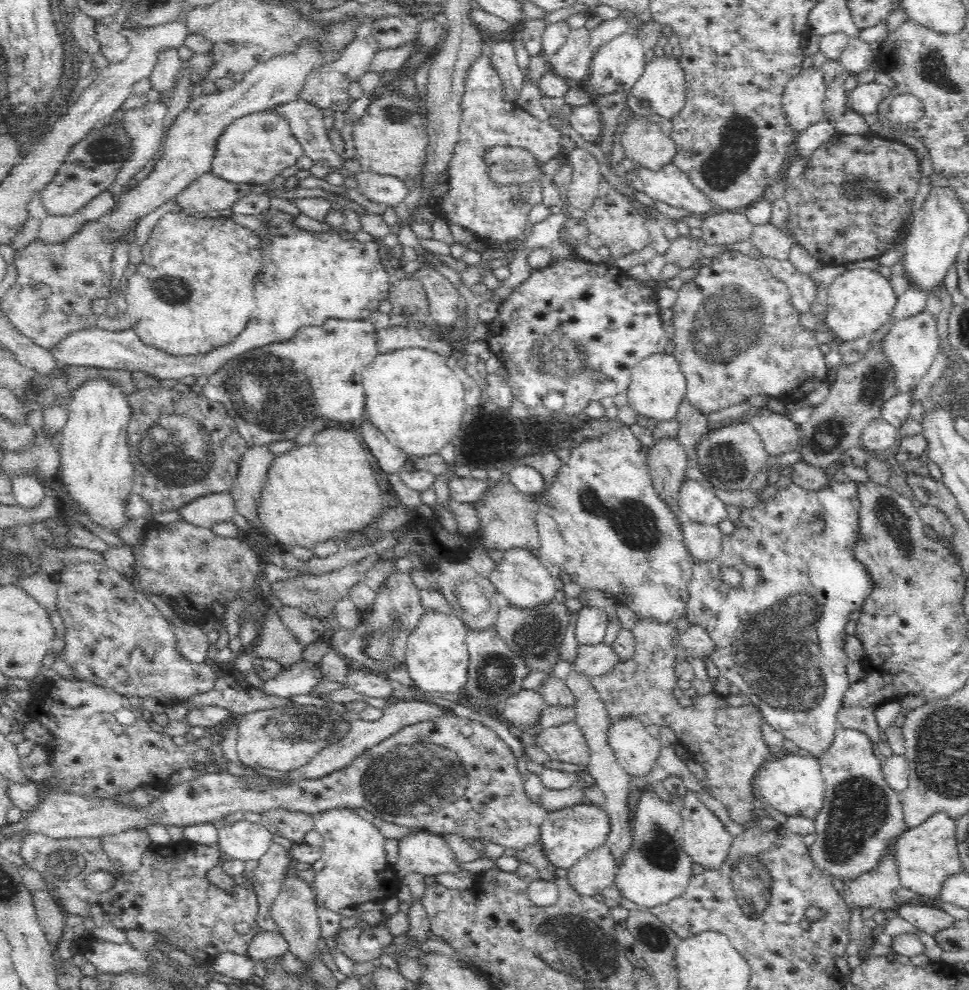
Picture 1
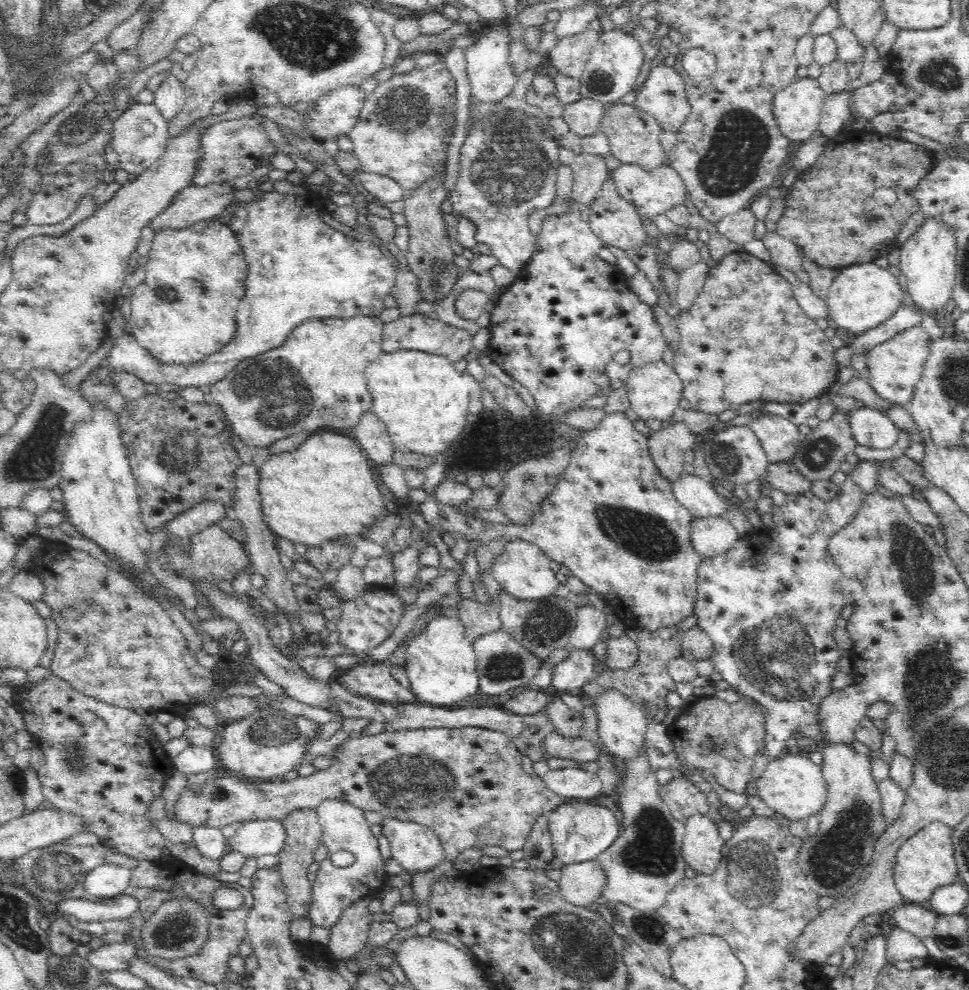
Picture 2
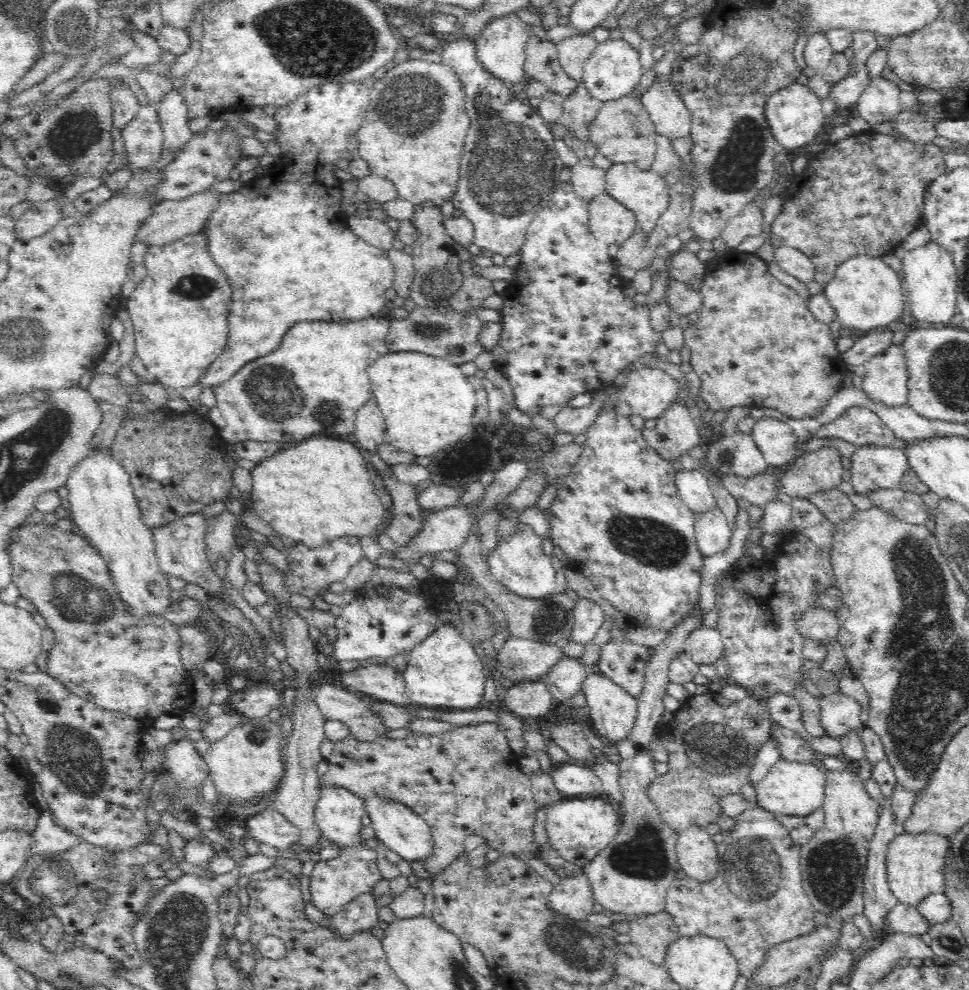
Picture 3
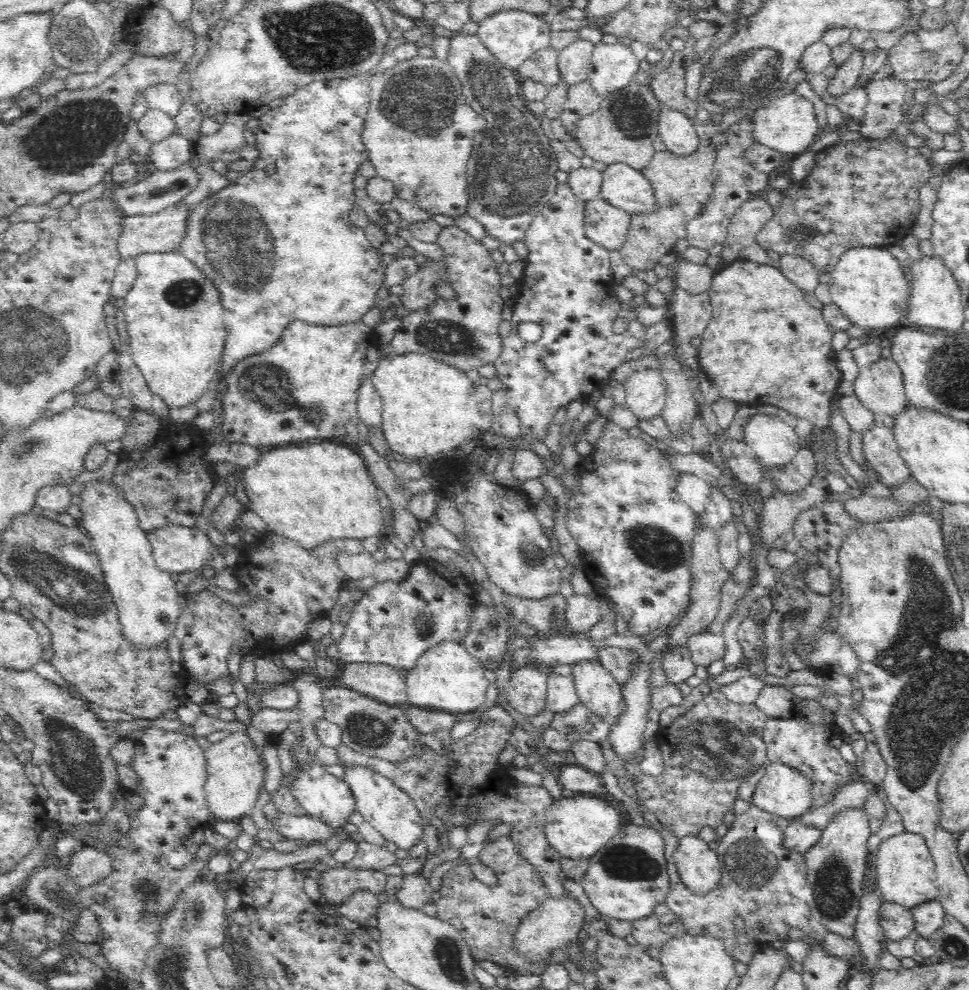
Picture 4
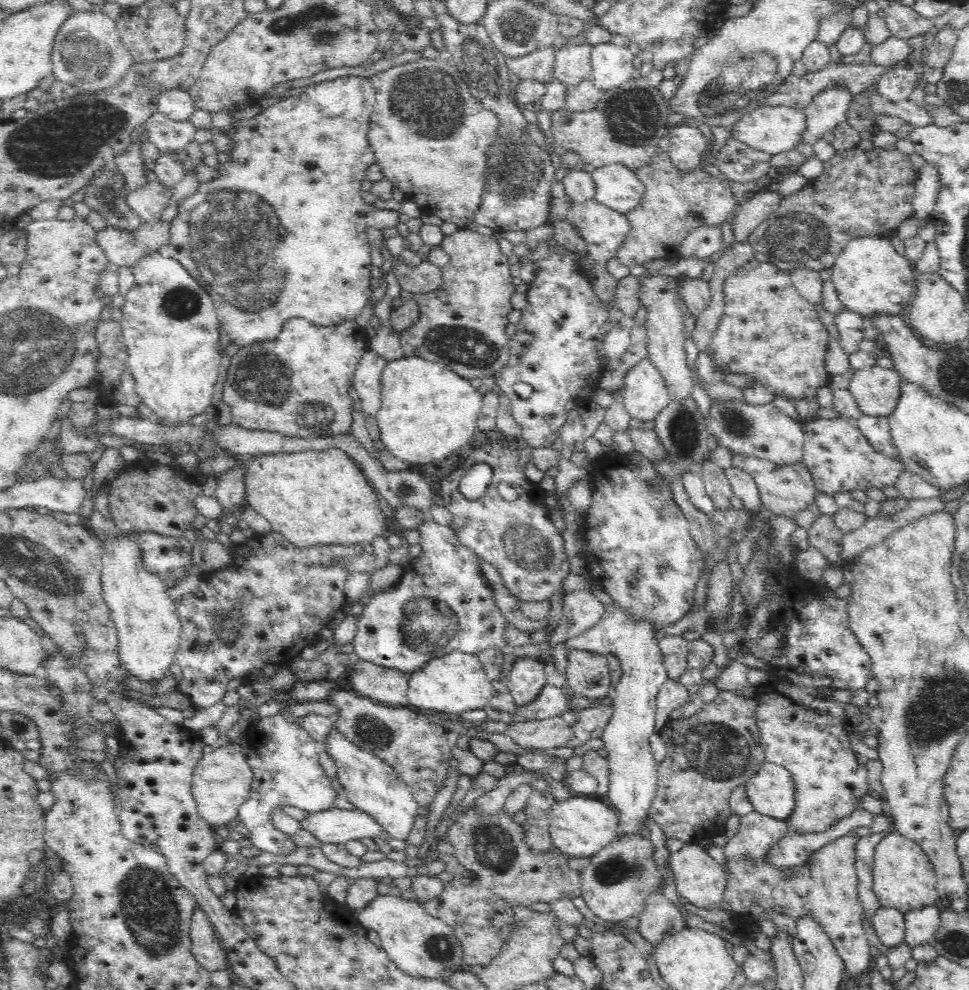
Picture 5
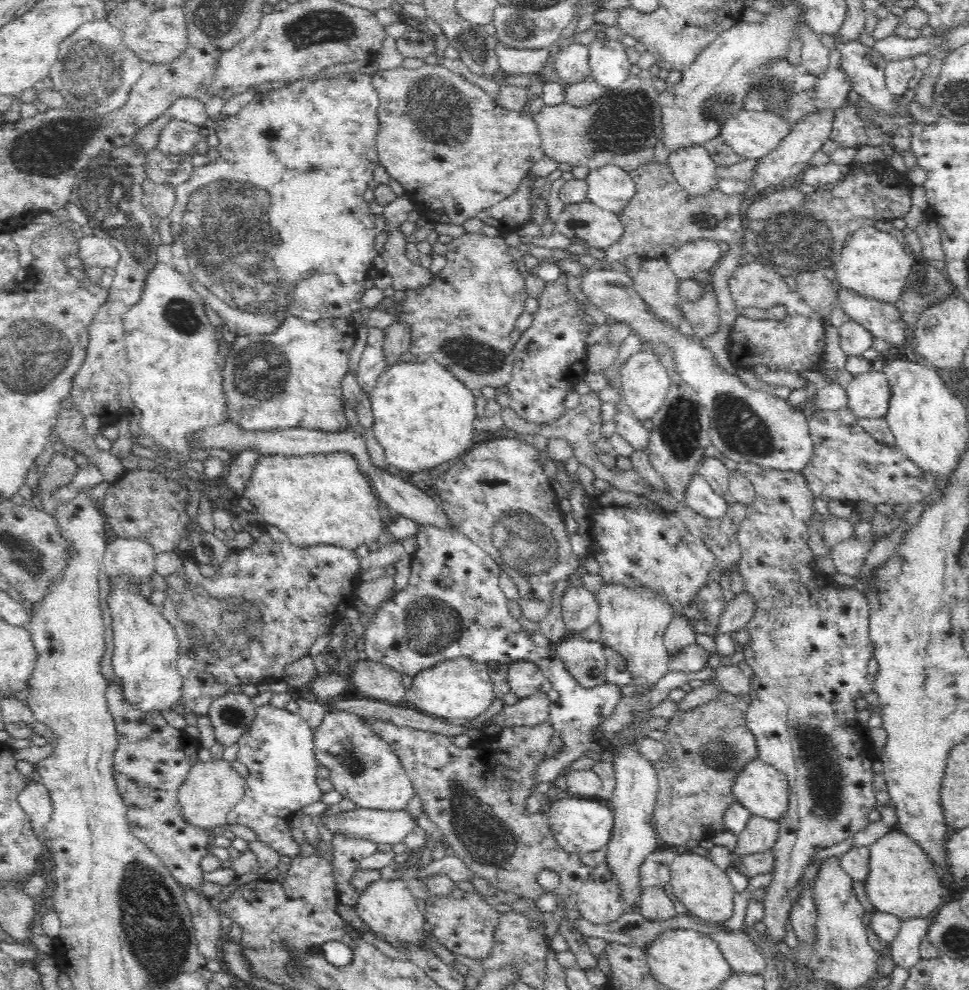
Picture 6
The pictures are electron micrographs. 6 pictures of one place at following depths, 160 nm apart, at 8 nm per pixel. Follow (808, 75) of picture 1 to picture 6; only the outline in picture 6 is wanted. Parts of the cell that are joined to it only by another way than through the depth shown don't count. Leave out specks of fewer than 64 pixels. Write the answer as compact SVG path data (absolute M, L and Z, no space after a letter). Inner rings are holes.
M746 109L731 117L720 135L738 155L760 159L774 152L794 126L773 110Z

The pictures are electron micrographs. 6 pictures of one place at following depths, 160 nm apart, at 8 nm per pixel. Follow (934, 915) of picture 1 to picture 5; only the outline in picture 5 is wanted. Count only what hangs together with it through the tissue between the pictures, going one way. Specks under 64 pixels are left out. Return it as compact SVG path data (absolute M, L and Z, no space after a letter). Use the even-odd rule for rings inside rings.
M880 907L872 918L878 940L887 947L899 946L905 942L906 919L904 913L894 907Z

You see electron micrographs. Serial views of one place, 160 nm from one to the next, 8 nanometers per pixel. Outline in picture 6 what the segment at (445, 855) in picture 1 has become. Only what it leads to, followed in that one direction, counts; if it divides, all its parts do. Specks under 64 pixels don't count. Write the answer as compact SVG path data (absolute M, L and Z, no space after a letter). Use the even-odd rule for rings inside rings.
M328 710L322 726L314 729L314 753L318 762L330 769L334 789L360 808L406 811L414 798L414 786L398 758L363 724L360 715Z

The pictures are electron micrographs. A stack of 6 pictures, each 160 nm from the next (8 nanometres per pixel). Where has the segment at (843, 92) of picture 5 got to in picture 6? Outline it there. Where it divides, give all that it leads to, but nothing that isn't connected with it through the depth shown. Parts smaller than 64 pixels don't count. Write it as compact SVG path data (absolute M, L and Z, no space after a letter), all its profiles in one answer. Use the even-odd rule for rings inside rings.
M827 108L811 112L804 116L802 120L792 129L792 132L782 140L780 146L768 156L758 159L752 174L753 178L747 182L755 191L761 193L768 187L779 188L782 184L798 174L809 166L808 162L812 155L821 150L822 145L830 138L833 129L833 123L836 117L836 109Z

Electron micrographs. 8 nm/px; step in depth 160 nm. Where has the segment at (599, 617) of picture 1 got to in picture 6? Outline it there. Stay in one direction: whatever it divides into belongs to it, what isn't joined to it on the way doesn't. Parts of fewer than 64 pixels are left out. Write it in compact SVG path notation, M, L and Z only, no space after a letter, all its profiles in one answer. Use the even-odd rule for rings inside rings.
M570 585L561 598L562 616L566 624L565 630L574 636L583 635L591 624L596 624L599 617L600 604L596 595L586 587Z

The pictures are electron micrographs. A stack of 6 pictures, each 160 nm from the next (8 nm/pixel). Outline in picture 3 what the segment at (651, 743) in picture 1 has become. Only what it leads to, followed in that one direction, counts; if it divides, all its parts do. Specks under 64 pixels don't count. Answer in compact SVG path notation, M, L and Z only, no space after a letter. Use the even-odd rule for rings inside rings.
M589 672L584 684L581 687L587 700L590 717L588 719L592 729L598 736L604 736L606 740L612 740L616 745L626 740L634 730L636 716L638 714L637 698L628 694L621 686L614 684L612 680L602 676L596 676Z

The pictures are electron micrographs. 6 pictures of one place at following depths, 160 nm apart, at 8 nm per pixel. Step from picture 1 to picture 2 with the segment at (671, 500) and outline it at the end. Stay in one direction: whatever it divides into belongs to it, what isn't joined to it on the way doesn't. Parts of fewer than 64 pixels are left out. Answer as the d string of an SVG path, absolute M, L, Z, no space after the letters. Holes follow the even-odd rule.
M667 421L662 428L650 433L649 454L662 478L673 484L685 474L684 454L696 440L700 440L700 436L685 424L667 424Z

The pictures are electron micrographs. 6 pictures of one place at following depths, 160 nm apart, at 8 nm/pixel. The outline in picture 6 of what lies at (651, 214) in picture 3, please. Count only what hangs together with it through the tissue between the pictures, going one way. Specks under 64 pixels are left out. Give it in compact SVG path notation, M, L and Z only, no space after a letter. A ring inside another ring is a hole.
M618 165L589 169L587 199L596 206L619 213L634 198L636 185L630 173Z

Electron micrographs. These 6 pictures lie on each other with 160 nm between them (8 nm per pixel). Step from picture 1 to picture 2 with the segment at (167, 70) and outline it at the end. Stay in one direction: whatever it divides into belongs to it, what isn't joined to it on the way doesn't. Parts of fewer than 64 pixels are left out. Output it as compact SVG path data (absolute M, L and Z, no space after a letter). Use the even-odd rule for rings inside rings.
M171 71L162 79L160 86L155 90L153 103L160 109L160 113L167 118L168 122L184 106L184 85Z

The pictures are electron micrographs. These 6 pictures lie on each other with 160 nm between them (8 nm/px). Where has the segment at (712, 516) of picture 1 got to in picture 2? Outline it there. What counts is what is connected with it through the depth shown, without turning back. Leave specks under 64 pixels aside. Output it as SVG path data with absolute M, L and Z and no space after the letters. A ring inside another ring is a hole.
M684 474L672 484L672 487L679 504L689 510L693 518L725 517L726 512L728 512L726 500L716 492L712 484L700 476Z

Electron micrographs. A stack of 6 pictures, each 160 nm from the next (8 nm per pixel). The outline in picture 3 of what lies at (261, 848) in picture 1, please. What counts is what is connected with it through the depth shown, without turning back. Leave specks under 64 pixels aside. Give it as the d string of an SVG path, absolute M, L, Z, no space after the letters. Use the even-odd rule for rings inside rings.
M272 809L245 820L244 828L247 837L256 844L268 844L278 850L289 849L298 840L298 829L294 829L283 814Z

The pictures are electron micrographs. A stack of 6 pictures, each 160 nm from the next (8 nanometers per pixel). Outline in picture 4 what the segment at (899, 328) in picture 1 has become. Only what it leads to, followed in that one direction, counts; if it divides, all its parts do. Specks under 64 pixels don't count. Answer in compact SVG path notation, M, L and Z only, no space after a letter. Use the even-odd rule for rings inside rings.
M882 358L859 368L859 376L853 386L862 405L878 417L886 414L892 417L904 412L908 403L903 373L893 358Z

